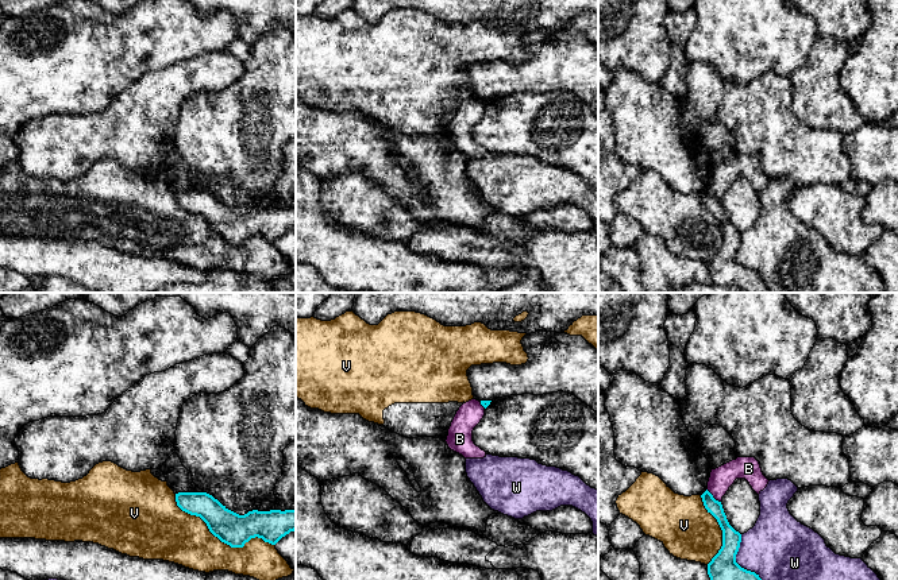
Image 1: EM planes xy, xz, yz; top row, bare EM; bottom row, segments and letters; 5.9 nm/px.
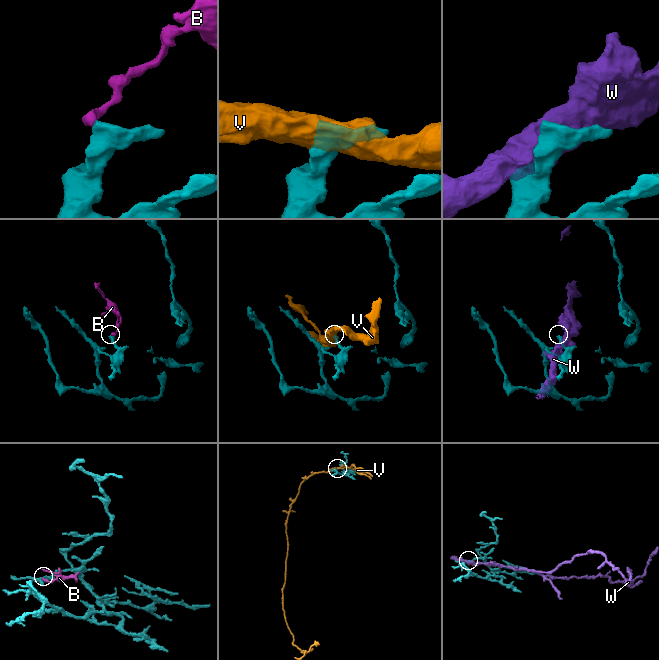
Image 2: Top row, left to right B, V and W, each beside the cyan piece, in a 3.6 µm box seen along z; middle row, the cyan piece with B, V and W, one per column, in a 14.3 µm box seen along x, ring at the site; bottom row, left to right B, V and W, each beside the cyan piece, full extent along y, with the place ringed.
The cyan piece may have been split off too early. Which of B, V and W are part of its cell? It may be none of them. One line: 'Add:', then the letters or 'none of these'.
Add: none of these

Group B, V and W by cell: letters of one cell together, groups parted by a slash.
B / V / W

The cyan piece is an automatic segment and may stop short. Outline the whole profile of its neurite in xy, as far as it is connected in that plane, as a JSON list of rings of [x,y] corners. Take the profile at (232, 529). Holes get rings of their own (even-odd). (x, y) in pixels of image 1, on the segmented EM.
[[[178,492],[177,506],[200,517],[209,531],[231,548],[243,548],[251,538],[262,538],[275,545],[282,537],[296,530],[294,510],[253,510],[239,515],[207,492]]]

